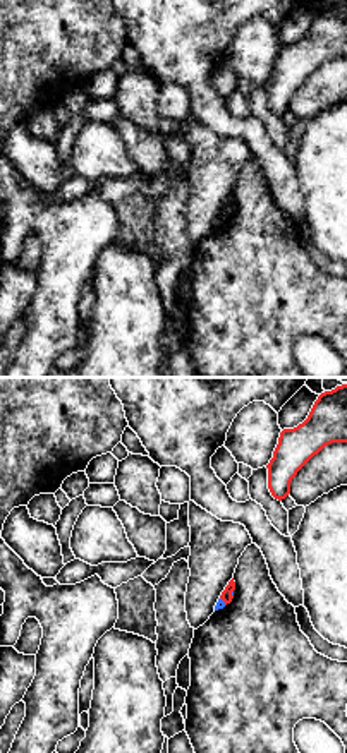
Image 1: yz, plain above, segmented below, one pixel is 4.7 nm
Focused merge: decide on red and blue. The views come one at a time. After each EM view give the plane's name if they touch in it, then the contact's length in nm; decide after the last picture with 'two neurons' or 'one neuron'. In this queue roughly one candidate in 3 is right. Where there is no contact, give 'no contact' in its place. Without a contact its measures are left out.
contact in yz; length 50 nm

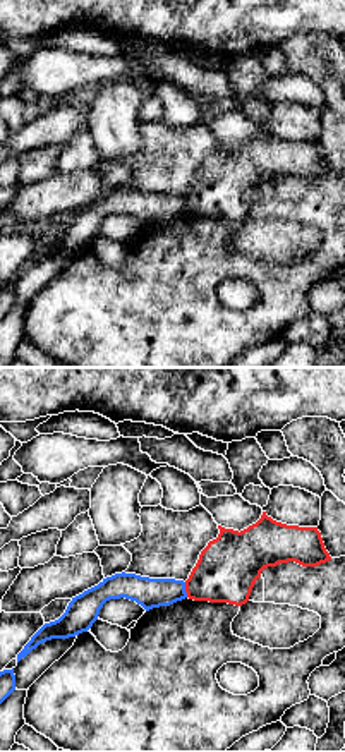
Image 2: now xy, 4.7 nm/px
contact in xy; length 70 nm

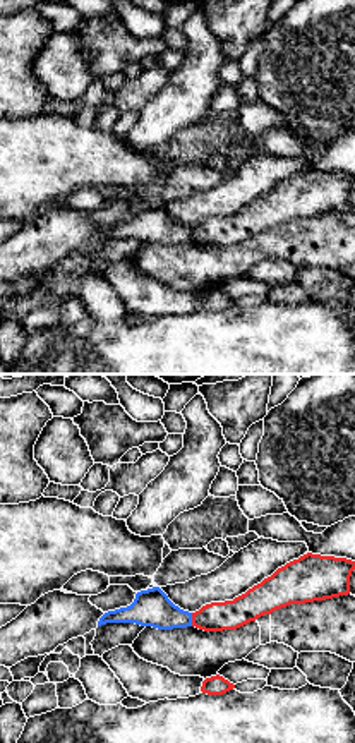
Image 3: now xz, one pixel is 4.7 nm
contact in xz; length 60 nm

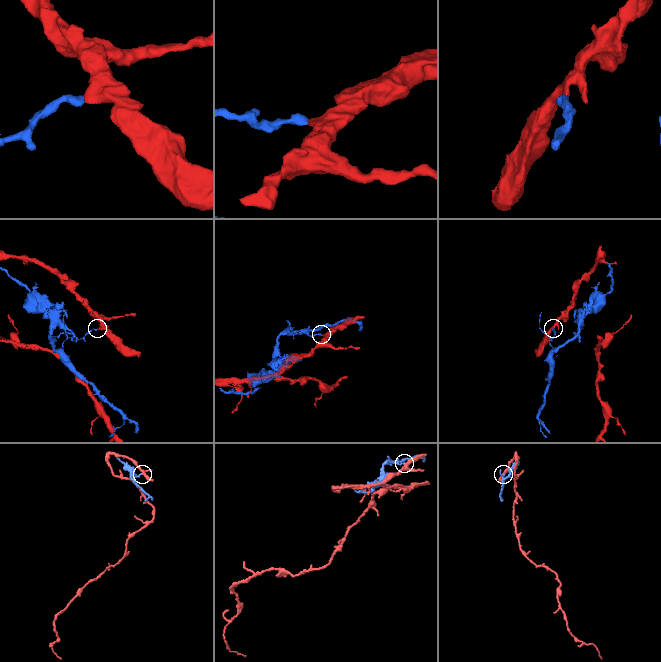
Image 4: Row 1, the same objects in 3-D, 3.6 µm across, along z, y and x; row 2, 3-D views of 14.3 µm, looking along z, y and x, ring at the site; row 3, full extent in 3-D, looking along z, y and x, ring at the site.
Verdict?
two neurons

